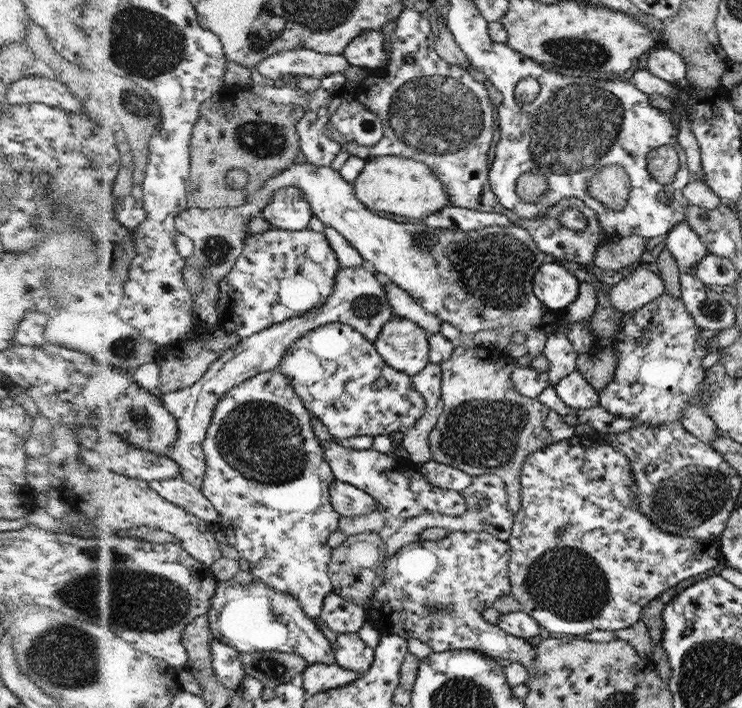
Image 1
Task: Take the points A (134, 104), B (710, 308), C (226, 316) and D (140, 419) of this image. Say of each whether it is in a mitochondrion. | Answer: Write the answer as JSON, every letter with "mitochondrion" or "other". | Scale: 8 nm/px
{"A":"mitochondrion","B":"mitochondrion","C":"other","D":"mitochondrion"}

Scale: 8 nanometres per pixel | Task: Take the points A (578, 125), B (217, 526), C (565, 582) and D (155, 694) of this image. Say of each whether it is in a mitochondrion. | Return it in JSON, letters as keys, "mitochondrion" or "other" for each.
{"A":"mitochondrion","B":"other","C":"mitochondrion","D":"other"}

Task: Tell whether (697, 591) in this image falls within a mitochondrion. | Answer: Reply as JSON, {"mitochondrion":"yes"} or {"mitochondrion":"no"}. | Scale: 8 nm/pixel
{"mitochondrion":"no"}

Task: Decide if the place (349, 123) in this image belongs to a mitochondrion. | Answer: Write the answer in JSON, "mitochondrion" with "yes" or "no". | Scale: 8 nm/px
{"mitochondrion":"no"}

